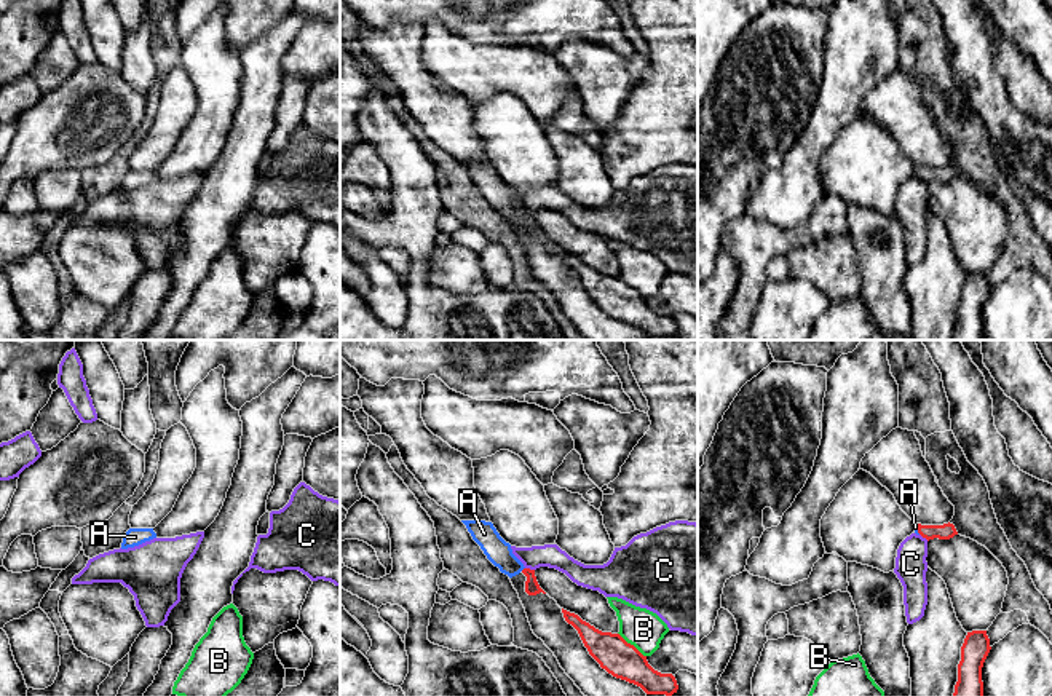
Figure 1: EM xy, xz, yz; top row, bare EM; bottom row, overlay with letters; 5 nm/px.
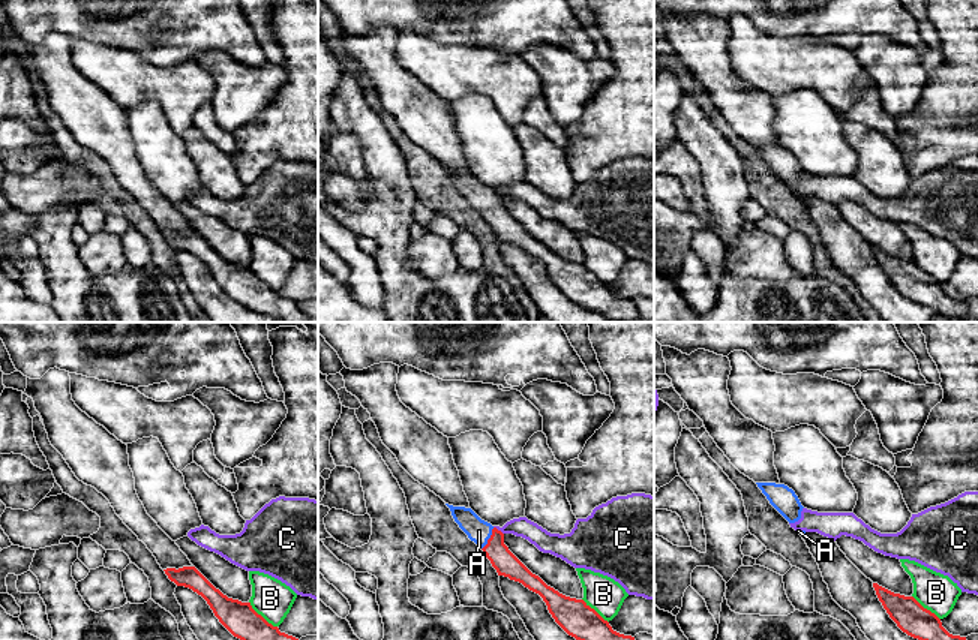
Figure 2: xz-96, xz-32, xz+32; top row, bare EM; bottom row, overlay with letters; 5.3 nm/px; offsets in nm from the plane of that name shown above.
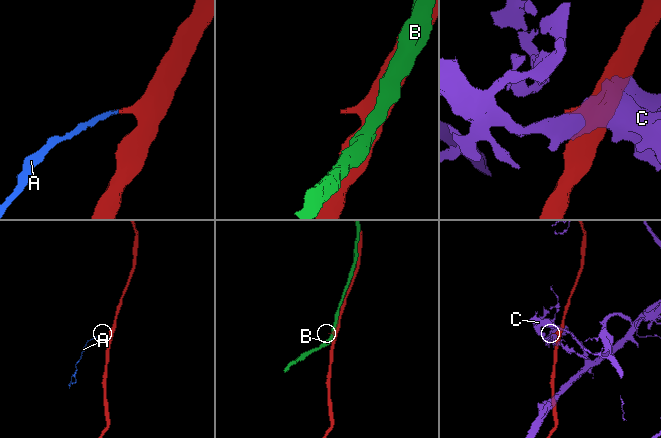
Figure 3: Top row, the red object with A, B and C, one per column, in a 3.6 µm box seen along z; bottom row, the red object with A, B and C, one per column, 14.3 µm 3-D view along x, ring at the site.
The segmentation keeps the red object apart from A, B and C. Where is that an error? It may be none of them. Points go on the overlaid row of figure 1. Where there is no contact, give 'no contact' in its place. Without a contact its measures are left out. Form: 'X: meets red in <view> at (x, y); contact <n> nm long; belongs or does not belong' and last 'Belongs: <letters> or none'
A: meets red in yz at (917, 529); contact 50 nm long; belongs
B: meets red in xz at (632, 645); contact 190 nm long; does not belong
C: meets red in xz at (529, 569); contact 50 nm long; does not belong
Belongs: A

